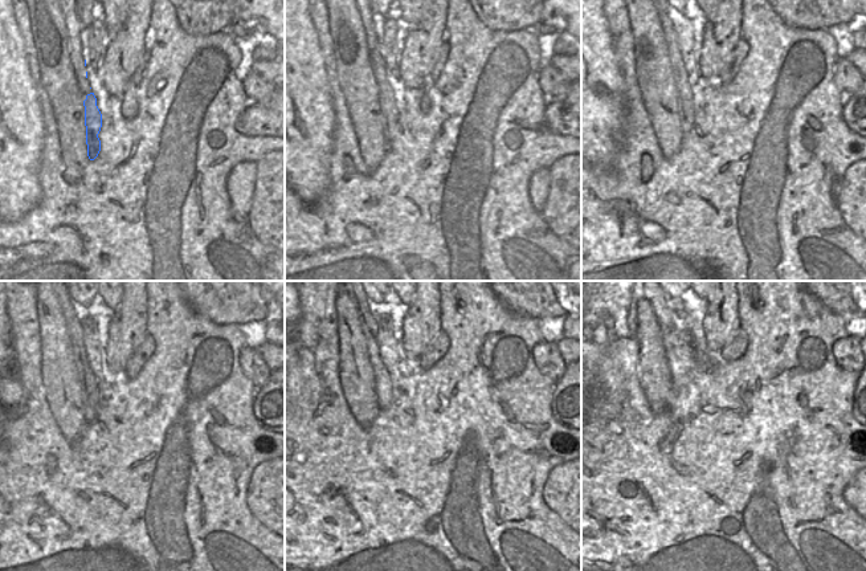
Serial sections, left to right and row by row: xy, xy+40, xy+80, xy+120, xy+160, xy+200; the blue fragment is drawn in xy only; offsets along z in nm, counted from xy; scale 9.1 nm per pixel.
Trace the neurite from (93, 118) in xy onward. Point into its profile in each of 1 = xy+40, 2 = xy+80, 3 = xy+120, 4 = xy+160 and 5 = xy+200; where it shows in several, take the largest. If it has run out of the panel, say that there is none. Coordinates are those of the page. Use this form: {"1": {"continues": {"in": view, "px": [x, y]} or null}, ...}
{"1": {"continues": {"in": "xy+40", "px": [389, 114]}}, "2": {"continues": {"in": "xy+80", "px": [686, 113]}}, "3": {"continues": {"in": "xy+120", "px": [89, 392]}}, "4": {"continues": {"in": "xy+160", "px": [383, 380]}}, "5": {"continues": {"in": "xy+200", "px": [681, 357]}}}

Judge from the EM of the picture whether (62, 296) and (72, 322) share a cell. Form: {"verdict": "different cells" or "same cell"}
{"verdict": "same cell"}

